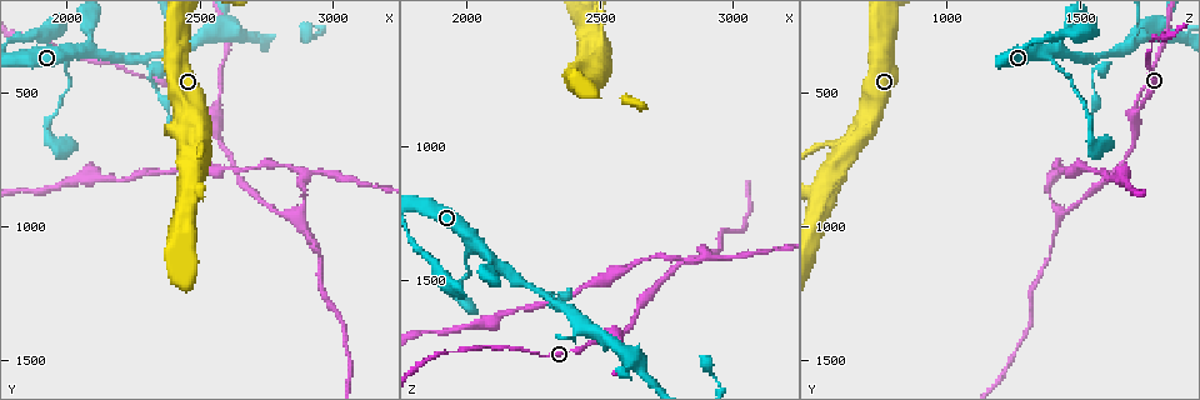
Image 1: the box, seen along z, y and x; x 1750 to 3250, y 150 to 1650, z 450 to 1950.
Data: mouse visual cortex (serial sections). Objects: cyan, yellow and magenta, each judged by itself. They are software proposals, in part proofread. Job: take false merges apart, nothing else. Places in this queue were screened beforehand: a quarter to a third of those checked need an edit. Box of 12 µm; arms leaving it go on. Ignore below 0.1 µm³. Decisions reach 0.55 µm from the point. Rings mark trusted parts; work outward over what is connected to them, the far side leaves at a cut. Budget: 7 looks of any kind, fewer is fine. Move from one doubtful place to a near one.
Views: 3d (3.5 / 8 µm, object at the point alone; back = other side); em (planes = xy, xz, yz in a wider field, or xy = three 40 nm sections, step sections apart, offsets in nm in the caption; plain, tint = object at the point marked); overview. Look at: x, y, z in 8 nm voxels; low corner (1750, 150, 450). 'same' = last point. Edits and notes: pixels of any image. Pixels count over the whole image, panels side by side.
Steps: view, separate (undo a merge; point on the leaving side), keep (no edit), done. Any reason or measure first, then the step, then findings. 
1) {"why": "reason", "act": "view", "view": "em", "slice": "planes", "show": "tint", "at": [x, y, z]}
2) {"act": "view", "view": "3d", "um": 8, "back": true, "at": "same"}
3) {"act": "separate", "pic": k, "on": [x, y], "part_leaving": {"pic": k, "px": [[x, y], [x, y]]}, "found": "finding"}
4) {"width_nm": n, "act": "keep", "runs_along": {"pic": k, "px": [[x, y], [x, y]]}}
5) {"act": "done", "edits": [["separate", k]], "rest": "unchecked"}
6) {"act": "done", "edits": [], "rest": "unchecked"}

{"why": "small branch off a trunk", "act": "view", "view": "3d", "um": 3.5, "at": [2020, 360, 1360]}

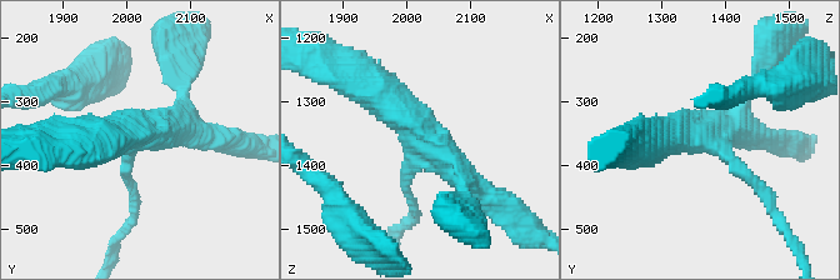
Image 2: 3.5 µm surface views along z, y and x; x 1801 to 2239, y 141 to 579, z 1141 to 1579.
{"arms": 3, "arm_widths_nm": [150, 350, 500], "why": "shape alone is not enough", "act": "view", "view": "em", "slice": "xy", "step": 5, "show": "tint", "at": [2030, 350, 1355]}

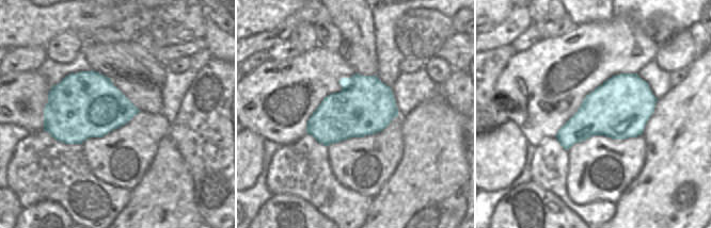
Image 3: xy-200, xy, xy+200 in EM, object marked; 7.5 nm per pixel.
{"act": "keep", "runs_along": {"pic": 2, "px": [[364, 80], [490, 195]]}, "found": "continuous, no second cell"}

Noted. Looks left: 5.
{"why": "arms part here", "act": "view", "view": "em", "slice": "xy", "step": 3, "show": "tint", "at": [2280, 370, 1560]}

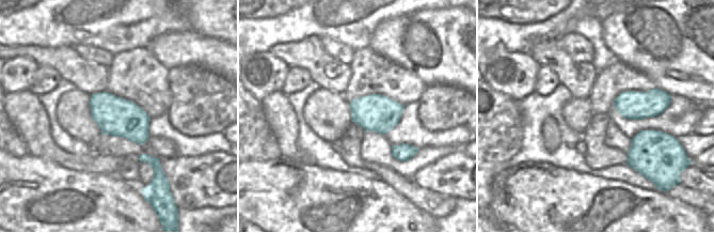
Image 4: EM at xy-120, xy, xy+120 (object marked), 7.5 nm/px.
{"act": "view", "view": "3d", "um": 3.5, "at": "same"}

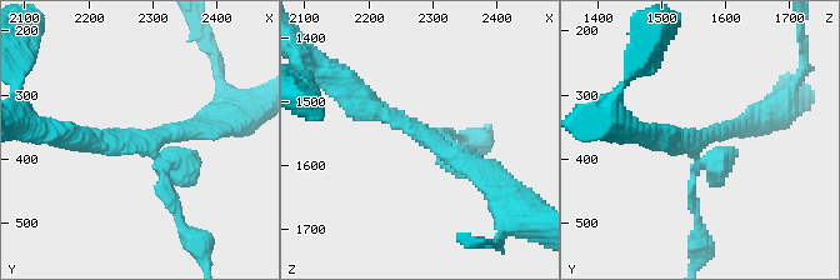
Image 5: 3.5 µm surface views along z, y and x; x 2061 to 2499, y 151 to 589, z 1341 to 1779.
{"act": "keep", "runs_along": {"pic": 5, "px": [[351, 90], [493, 186]]}, "found": "all the same cell"}

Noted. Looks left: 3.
{"why": "branch point", "act": "view", "view": "3d", "um": 8, "back": true, "at": [2540, 590, 1700]}

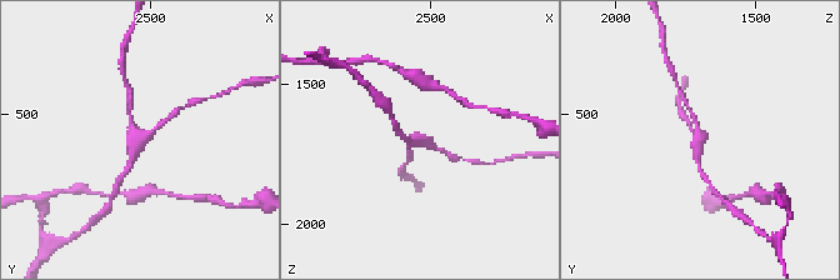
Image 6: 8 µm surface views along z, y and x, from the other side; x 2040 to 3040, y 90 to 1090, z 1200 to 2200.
{"why": "zoom in", "act": "view", "view": "3d", "um": 3.5, "at": [2530, 590, 1700]}

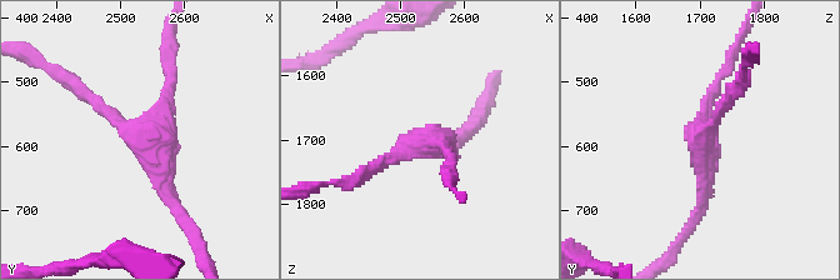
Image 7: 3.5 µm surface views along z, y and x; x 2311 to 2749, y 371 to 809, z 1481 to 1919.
{"arms": 3, "arm_widths_nm": [150, 150, 200], "why": "need the tissue", "act": "view", "view": "em", "slice": "xy", "step": 5, "show": "tint", "at": [2535, 585, 1700]}

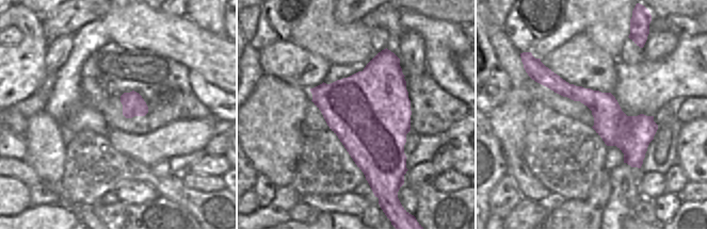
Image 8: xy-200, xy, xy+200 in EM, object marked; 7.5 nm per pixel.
{"act": "keep", "found": "all the same cell"}

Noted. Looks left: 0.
{"act": "done", "edits": [], "rest": "unchecked"}

